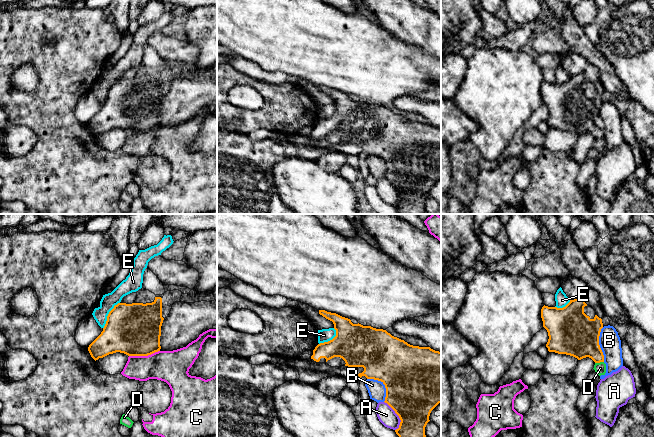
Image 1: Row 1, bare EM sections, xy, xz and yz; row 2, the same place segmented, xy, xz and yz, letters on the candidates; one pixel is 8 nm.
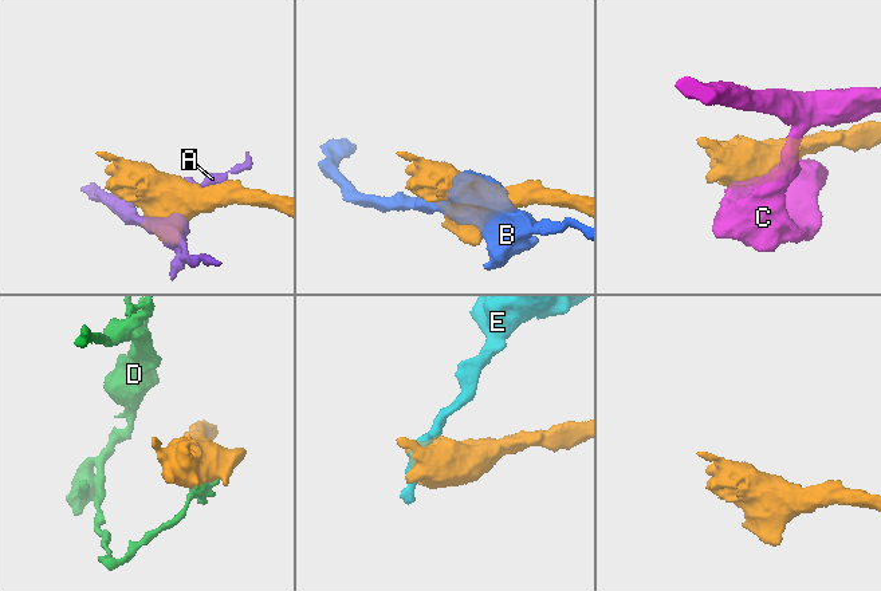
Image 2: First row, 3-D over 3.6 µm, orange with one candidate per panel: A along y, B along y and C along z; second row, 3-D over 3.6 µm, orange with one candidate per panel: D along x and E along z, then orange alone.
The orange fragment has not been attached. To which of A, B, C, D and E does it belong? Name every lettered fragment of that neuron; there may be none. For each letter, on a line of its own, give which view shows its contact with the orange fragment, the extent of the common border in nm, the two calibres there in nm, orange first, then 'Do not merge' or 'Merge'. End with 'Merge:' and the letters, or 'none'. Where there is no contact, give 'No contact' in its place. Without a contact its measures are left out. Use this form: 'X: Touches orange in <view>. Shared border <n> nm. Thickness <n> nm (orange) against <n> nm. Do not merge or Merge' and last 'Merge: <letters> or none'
A: Touches orange in xz. Shared border 260 nm. Thickness 440 nm (orange) against 140 nm. Do not merge
B: Touches orange in xz. Shared border 240 nm. Thickness 500 nm (orange) against 140 nm. Do not merge
C: Touches orange in xy. Shared border 260 nm. Thickness 420 nm (orange) against 260 nm. Do not merge
D: Touches orange in yz. Shared border 70 nm. Thickness 300 nm (orange) against 100 nm. Do not merge
E: Touches orange in xy. Shared border 260 nm. Thickness 420 nm (orange) against 120 nm. Do not merge
Merge: none

